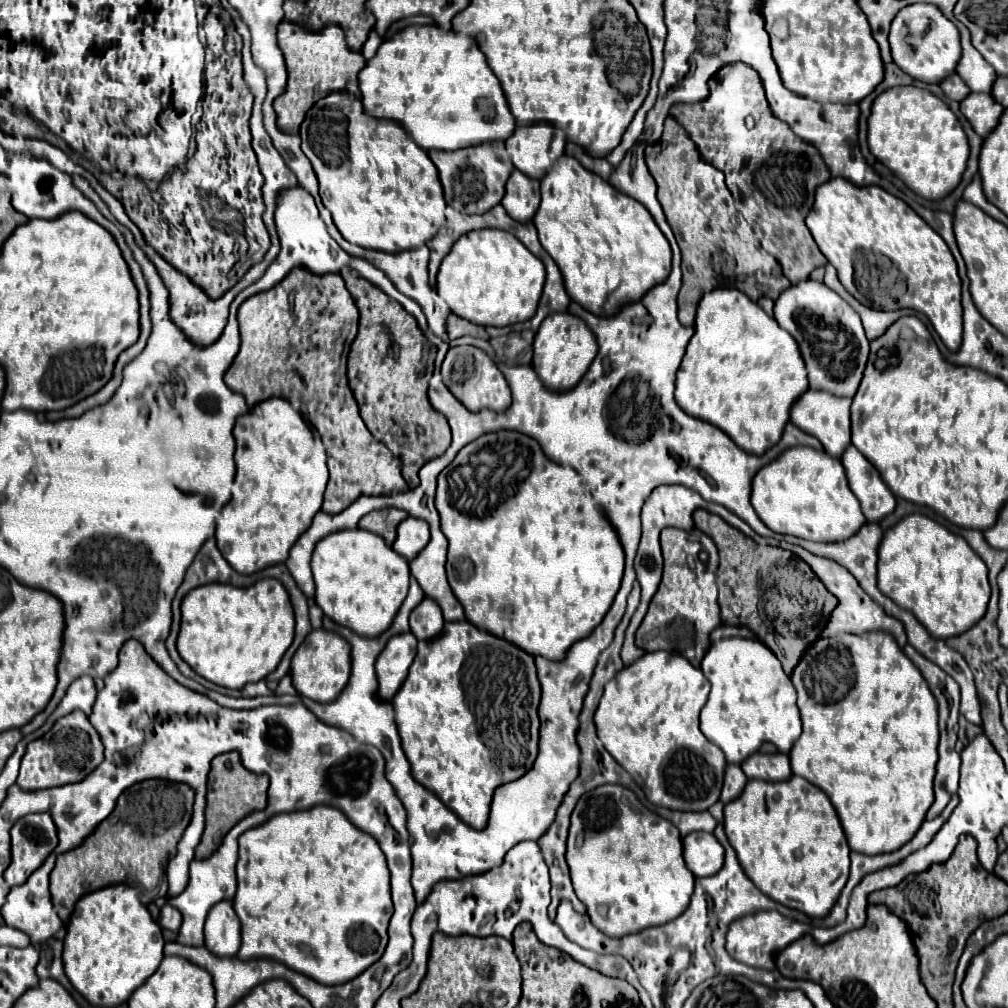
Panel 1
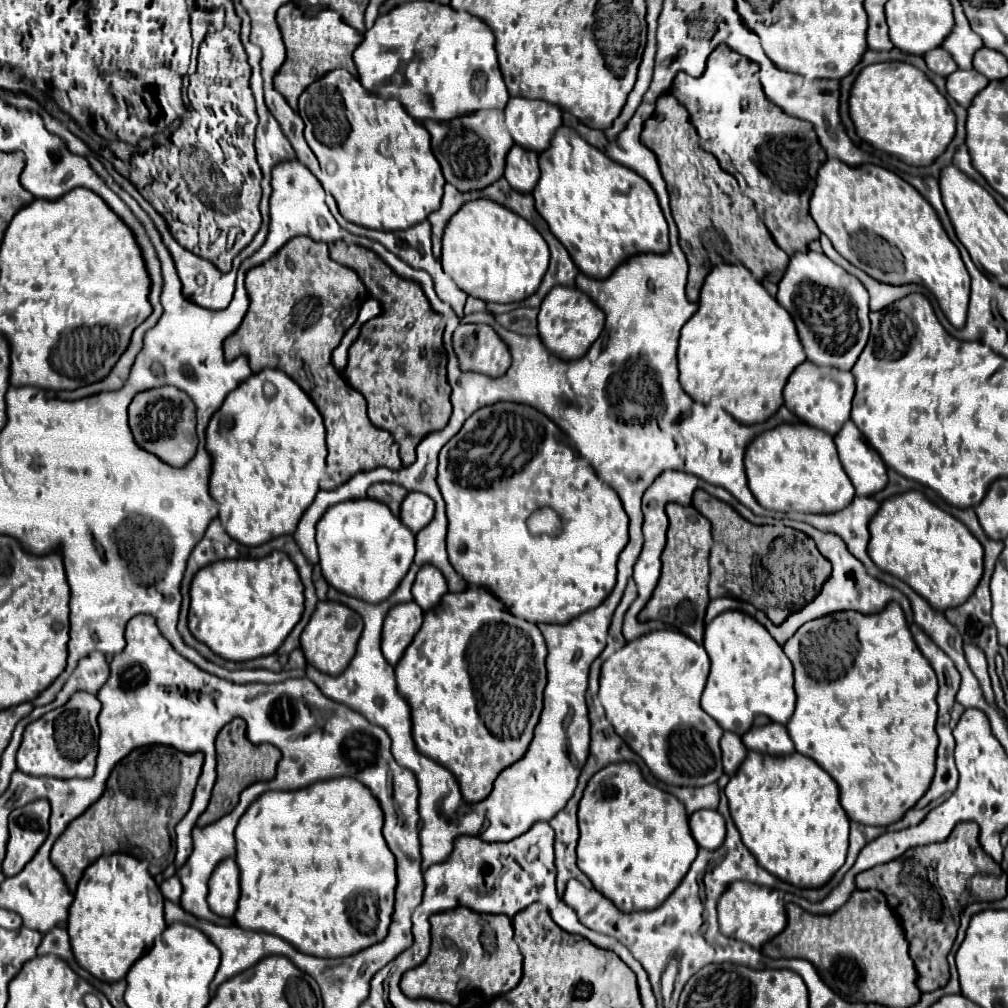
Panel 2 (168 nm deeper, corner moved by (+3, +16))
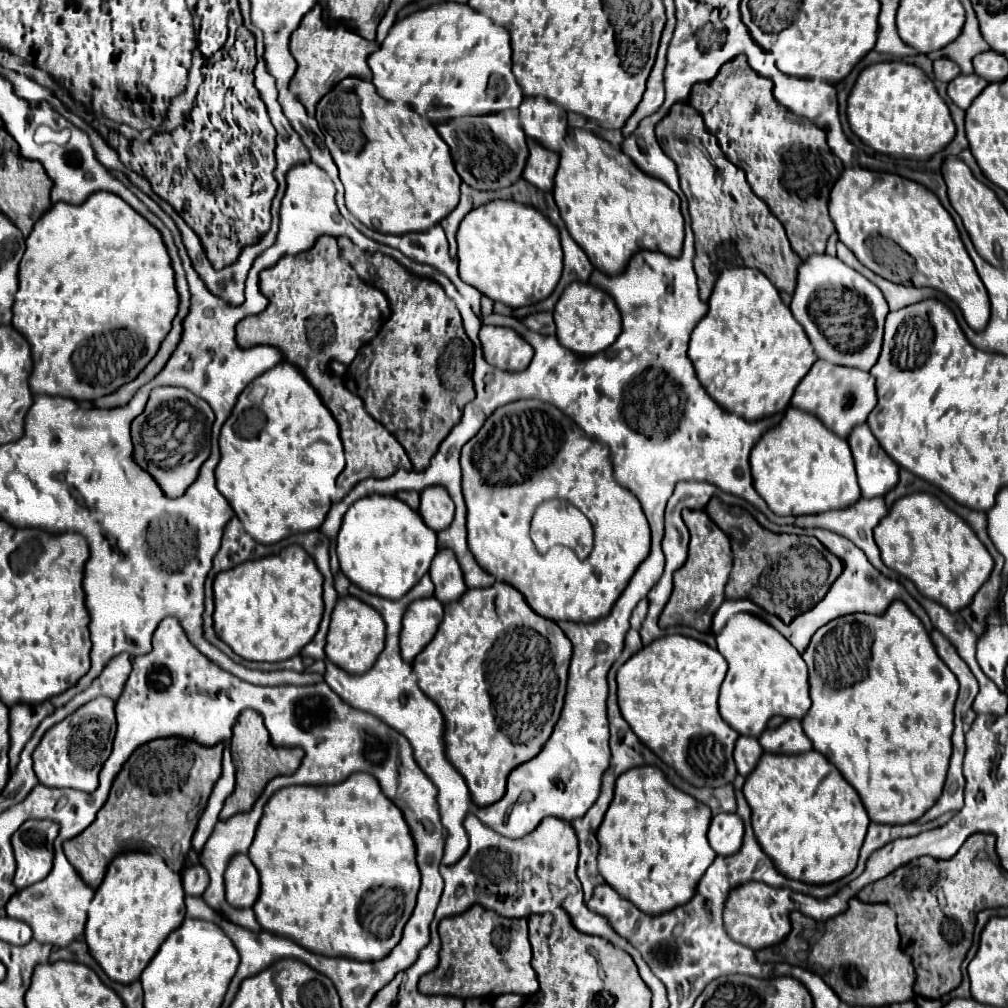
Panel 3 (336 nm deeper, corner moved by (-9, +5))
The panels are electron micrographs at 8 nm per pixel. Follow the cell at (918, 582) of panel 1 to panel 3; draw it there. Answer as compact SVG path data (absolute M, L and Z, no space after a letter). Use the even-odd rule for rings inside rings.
M911 493L897 499L891 505L889 513L875 527L875 543L881 551L883 563L889 569L911 579L921 595L941 603L951 613L961 611L973 601L973 595L979 591L981 583L989 579L989 571L993 569L993 559L989 551L983 547L983 543L977 539L975 531L957 513L949 511L935 495L929 493Z

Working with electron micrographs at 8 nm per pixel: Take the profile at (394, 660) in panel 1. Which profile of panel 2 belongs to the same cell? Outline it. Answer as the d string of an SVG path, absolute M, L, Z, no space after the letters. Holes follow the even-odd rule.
M413 602L399 604L389 610L385 624L383 624L381 650L383 650L385 660L391 666L395 666L401 660L403 652L407 650L413 636L417 634L421 622L423 622L421 608L417 608L417 604Z

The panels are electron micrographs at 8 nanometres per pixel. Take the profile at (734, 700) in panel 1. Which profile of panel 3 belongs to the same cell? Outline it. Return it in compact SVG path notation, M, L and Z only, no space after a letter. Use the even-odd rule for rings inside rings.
M739 613L729 619L717 635L717 649L729 663L729 671L721 685L719 711L721 717L741 735L759 737L773 715L803 719L811 707L807 665L801 653L769 623L751 615Z

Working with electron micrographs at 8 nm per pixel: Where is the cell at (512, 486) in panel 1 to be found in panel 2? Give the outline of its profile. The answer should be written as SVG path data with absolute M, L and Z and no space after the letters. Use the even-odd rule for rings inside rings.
M499 402L493 406L485 406L477 410L469 420L463 424L463 428L441 448L439 452L439 468L437 468L437 484L441 490L441 496L445 500L445 512L447 512L447 552L449 552L449 562L453 568L461 574L461 578L467 582L469 588L485 588L491 592L505 610L509 610L513 616L529 620L533 624L565 624L571 618L597 608L613 590L615 586L615 576L617 576L617 558L619 552L625 548L629 534L627 534L627 524L629 518L621 506L619 496L597 478L595 470L579 456L575 444L565 436L563 430L559 430L557 424L553 424L547 416L537 412L531 406L525 404L513 404L513 402ZM541 508L551 508L561 516L561 532L559 534L541 534L533 536L527 528L527 520L535 510Z

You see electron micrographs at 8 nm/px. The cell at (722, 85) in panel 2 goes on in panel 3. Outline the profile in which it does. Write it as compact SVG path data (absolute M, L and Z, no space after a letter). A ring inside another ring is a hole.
M739 55L733 61L725 63L713 81L697 83L691 91L689 103L703 115L707 129L717 137L727 159L747 173L747 181L755 195L761 197L773 209L773 215L783 223L795 253L801 259L807 259L815 253L825 253L827 239L835 231L835 225L827 211L827 203L829 193L835 181L839 179L841 171L835 163L835 155L827 147L823 131L815 127L809 119L797 117L789 109L781 107L773 97L771 79L765 79L759 73L755 73L749 67L745 55Z

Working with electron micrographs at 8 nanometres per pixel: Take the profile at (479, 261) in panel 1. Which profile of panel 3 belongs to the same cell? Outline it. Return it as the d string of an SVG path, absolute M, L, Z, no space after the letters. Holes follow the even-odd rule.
M509 199L489 201L469 211L459 225L457 245L461 279L513 309L549 297L563 271L559 229L539 209Z

